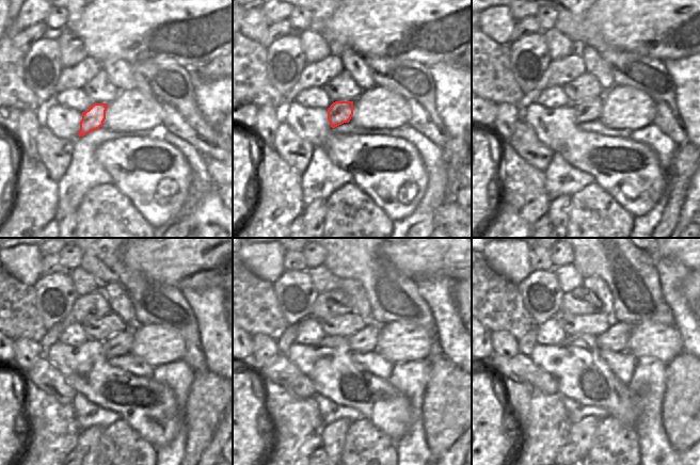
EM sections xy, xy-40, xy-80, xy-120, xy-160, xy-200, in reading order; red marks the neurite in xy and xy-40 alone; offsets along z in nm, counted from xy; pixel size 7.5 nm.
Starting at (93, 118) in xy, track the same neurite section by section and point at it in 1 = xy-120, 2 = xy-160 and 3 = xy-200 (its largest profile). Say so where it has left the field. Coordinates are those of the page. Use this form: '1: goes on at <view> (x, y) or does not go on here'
1: goes on at xy-120 (118, 345)
2: goes on at xy-160 (365, 340)
3: goes on at xy-200 (616, 338)

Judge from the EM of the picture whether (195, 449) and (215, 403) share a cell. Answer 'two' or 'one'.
one

